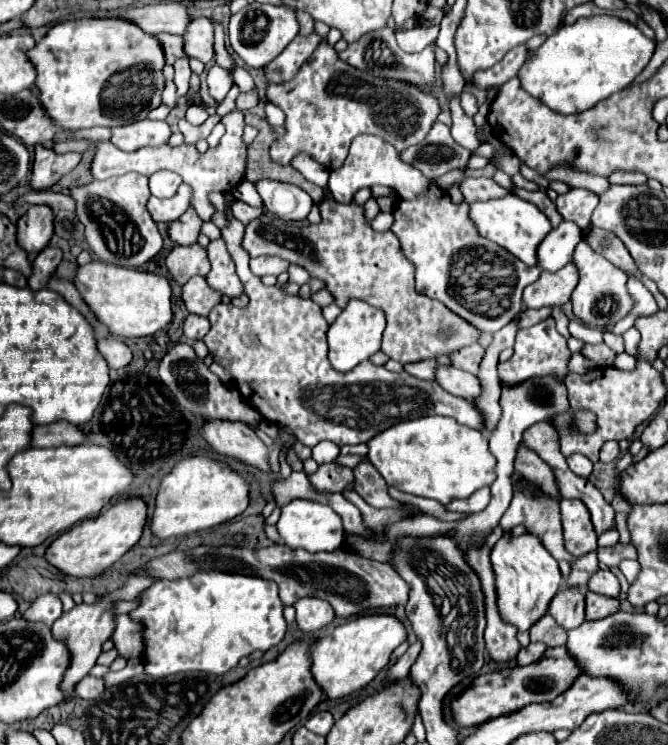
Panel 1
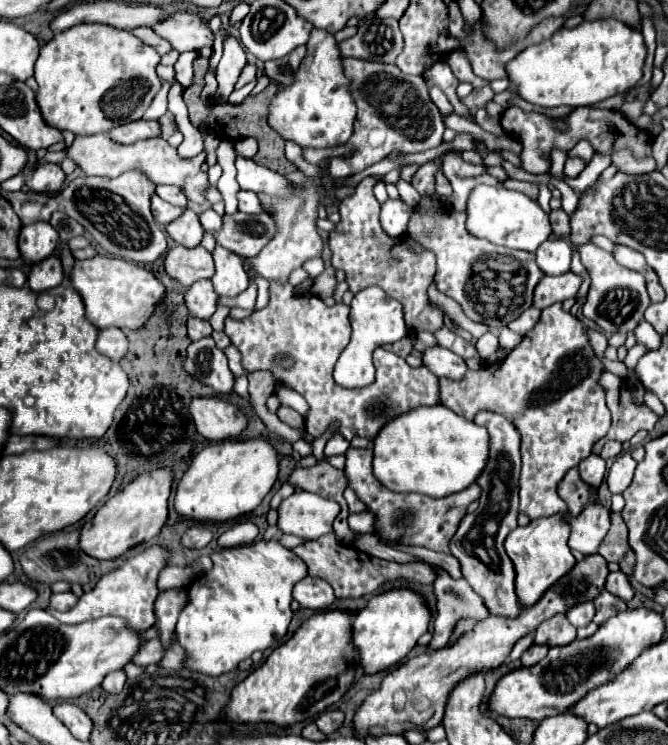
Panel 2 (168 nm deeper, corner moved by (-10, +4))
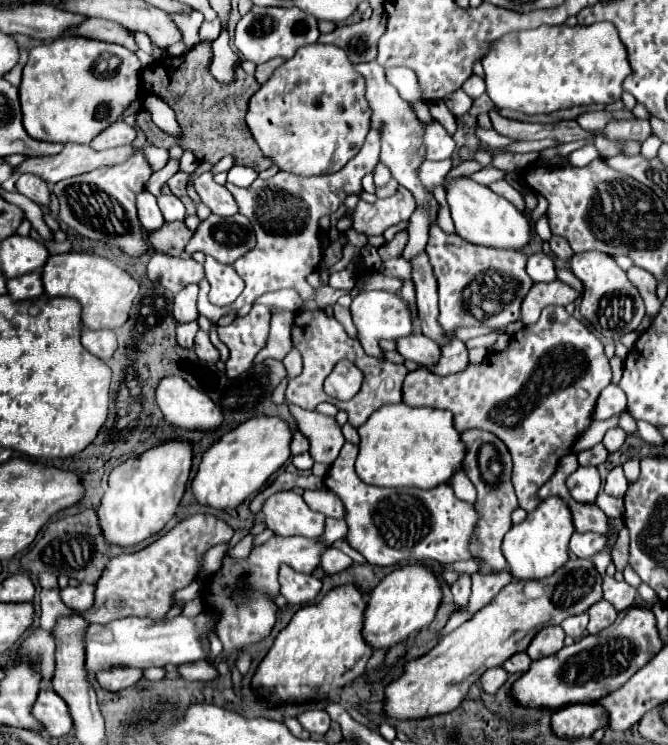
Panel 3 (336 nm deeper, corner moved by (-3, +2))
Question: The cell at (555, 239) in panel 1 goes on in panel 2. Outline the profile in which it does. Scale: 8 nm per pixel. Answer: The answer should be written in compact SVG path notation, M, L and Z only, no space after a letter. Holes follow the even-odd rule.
M560 238L556 242L546 240L536 250L536 262L538 262L540 270L548 276L566 274L570 270L570 258L572 258L570 238Z

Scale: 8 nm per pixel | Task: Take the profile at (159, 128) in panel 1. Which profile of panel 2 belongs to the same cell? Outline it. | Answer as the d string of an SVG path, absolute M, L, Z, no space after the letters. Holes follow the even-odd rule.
M136 120L136 122L130 122L130 124L122 124L122 126L112 128L108 132L108 136L118 144L132 144L132 142L138 142L138 140L154 138L158 134L160 134L158 122L148 122L148 120Z

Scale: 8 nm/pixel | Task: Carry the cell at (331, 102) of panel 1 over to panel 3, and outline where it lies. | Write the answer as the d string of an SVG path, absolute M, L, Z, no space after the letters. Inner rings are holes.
M367 62L367 64L357 64L355 70L365 78L365 84L367 84L367 100L369 100L369 106L371 106L371 128L379 132L381 136L381 162L391 170L393 178L409 188L415 198L417 198L417 204L421 204L423 200L431 200L433 208L431 208L431 218L435 222L435 214L437 214L437 202L431 198L431 194L427 194L427 190L419 184L419 178L417 178L417 168L421 164L421 158L417 158L417 148L423 144L423 134L425 134L425 124L417 118L415 114L415 108L411 102L403 100L399 96L399 92L387 82L385 78L385 68L377 62Z

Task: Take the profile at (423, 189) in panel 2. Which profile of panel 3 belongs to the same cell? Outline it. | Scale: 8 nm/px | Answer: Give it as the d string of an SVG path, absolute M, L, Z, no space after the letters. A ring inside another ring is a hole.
M399 186L397 194L385 200L377 200L375 204L359 202L353 214L353 228L361 234L383 234L389 226L409 220L413 210L417 208L417 202L413 194Z

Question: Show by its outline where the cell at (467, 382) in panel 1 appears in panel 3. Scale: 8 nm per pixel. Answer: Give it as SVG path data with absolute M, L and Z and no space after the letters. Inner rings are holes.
M421 332L397 340L397 352L403 358L413 360L425 368L435 366L441 358L441 348L433 340L427 340Z

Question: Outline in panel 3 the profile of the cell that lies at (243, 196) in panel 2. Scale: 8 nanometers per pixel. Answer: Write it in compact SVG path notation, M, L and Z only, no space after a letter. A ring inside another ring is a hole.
M207 170L195 180L195 190L199 192L201 200L211 208L213 214L219 216L233 216L239 212L239 206L227 186L219 186L213 180L213 172Z

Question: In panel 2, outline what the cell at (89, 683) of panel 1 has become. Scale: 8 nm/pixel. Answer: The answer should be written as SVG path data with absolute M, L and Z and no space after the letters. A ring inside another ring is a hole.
M110 672L104 682L102 682L102 688L110 694L118 694L122 688L124 688L124 682L126 682L126 674L124 672Z

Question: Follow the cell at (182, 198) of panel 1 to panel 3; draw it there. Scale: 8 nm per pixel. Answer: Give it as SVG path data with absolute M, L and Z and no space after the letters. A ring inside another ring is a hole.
M141 192L137 198L137 212L139 212L139 220L143 224L143 228L147 232L157 230L159 226L163 226L163 214L155 202L155 196L151 192Z

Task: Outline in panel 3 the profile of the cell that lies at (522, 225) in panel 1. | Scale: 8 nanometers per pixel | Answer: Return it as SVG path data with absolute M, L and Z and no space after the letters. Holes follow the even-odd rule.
M457 178L447 188L447 202L455 222L455 232L471 244L523 250L531 240L531 226L523 212L519 212L507 198L495 194L487 186L481 186L469 178Z

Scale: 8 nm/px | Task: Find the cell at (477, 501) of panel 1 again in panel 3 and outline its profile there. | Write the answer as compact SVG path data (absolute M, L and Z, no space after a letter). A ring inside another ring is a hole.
M345 442L339 458L333 462L325 476L327 490L335 492L345 504L345 522L349 526L349 544L361 552L369 564L393 566L399 562L443 562L469 560L467 538L477 522L473 504L455 498L449 484L435 490L419 488L379 488L359 482L353 468L359 448Z

